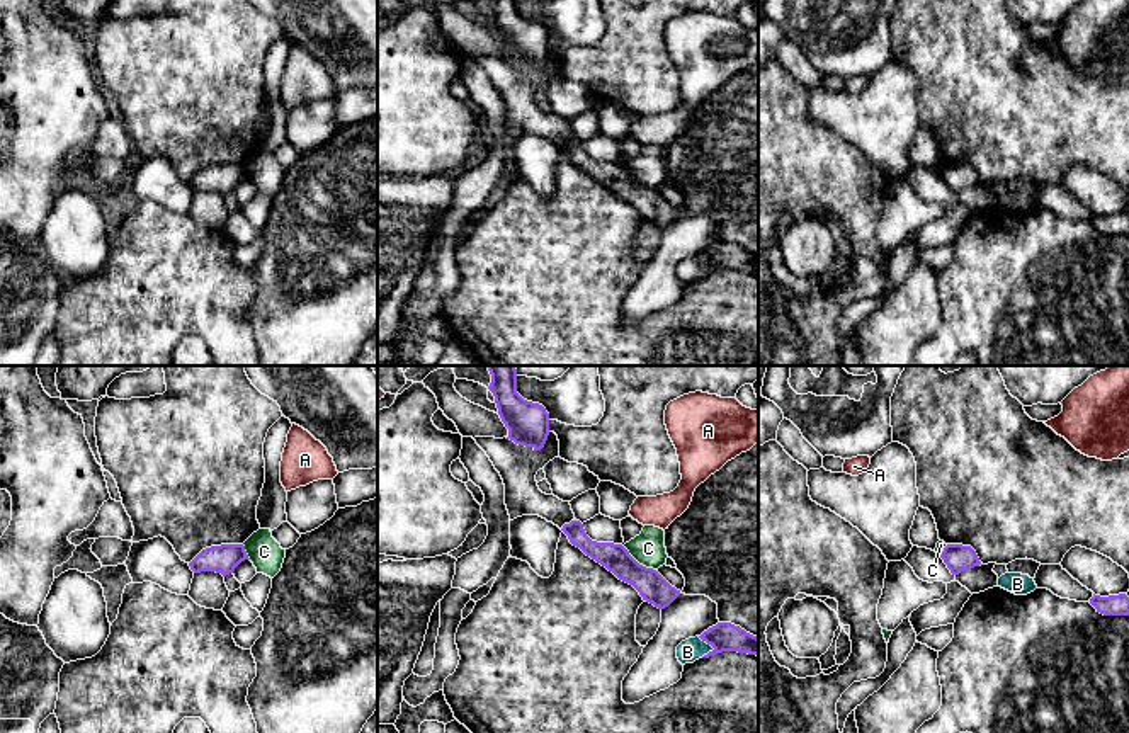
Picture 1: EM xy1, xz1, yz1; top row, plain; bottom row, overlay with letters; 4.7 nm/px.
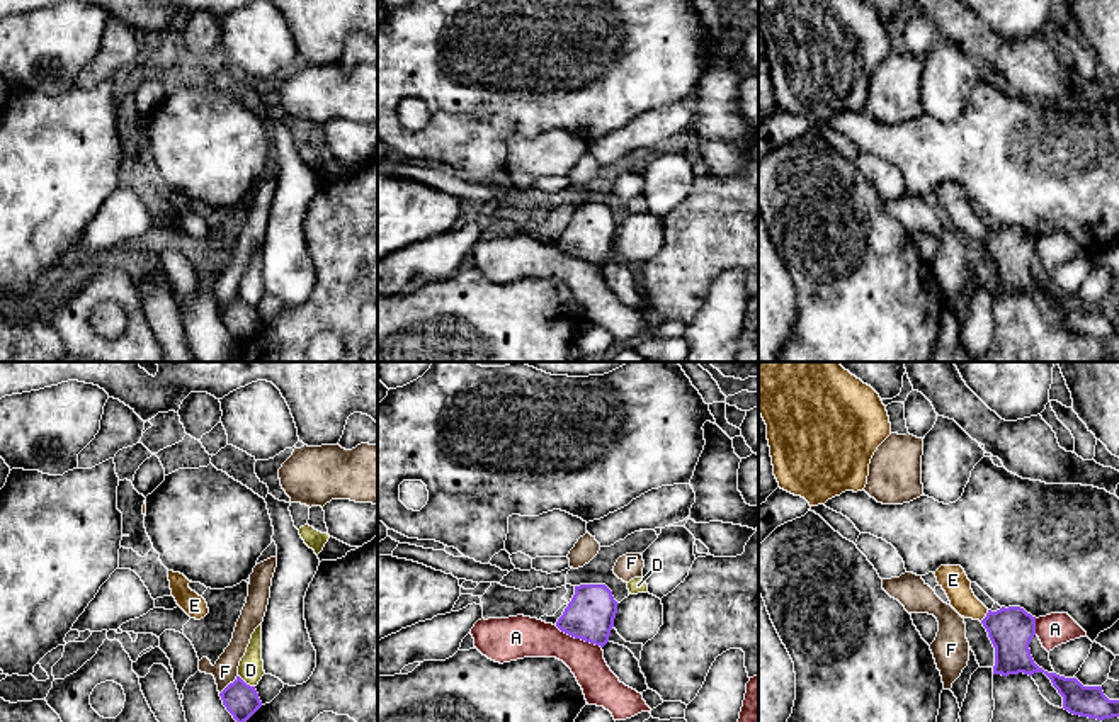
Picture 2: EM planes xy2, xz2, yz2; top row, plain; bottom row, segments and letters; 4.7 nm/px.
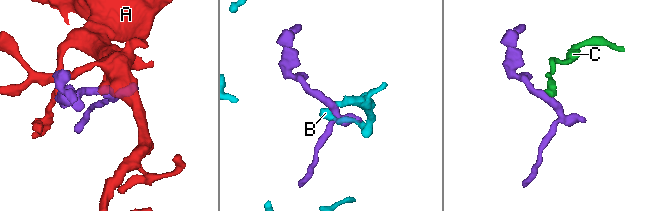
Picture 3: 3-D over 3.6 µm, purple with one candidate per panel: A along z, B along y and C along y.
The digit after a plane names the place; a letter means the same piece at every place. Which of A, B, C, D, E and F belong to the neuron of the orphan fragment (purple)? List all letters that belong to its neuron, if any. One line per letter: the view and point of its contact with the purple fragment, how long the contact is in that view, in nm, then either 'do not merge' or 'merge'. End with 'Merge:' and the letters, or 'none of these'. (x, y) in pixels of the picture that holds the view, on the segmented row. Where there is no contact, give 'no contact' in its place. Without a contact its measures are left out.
A: xz2 (579, 637) | 240 nm | do not merge
B: xz1 (711, 645) | 110 nm | do not merge
C: xz1 (638, 563) | 200 nm | do not merge
D: xy2 (245, 683) | 100 nm | do not merge
E: yz2 (987, 615) | 70 nm | merge
F: xy2 (228, 685) | 130 nm | do not merge
Merge: E

